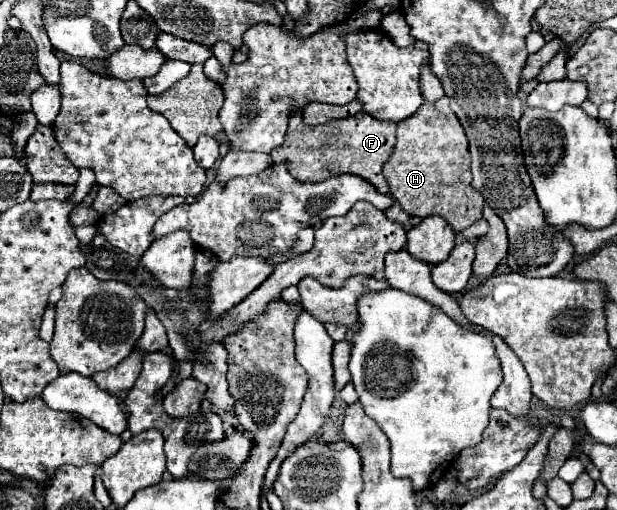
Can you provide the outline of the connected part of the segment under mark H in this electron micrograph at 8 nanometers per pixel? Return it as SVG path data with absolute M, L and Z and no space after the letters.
M442 97L432 105L424 103L412 117L398 123L396 147L384 165L384 177L390 185L392 197L410 215L440 215L456 233L482 219L484 199L472 189L468 139L458 117L450 109L448 97Z

